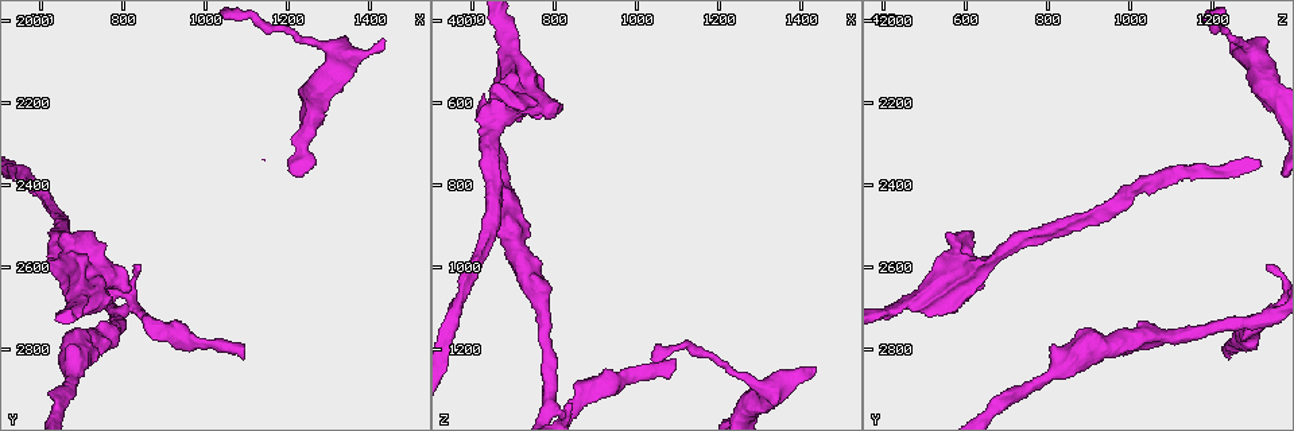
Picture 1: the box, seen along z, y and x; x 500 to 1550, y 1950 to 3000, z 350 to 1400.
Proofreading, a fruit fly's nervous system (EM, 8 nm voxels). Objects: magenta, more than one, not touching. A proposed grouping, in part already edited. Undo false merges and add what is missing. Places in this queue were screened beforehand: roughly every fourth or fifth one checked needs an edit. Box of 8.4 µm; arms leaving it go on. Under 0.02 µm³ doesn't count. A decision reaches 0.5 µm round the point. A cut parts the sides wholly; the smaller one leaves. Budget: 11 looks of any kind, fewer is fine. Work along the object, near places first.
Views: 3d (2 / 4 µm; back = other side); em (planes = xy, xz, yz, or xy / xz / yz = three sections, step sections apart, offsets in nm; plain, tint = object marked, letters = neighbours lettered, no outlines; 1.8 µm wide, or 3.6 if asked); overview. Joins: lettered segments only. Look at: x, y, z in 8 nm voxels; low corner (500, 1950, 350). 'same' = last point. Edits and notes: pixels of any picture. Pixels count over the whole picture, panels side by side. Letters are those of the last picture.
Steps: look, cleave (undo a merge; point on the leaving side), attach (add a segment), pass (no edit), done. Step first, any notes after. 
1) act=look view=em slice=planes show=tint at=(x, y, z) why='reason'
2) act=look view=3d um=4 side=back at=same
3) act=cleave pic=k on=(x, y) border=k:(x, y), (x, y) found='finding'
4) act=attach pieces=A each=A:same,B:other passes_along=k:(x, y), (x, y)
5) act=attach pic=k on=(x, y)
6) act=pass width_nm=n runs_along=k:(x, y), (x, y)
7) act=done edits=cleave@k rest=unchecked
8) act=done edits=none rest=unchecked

act=look view=3d um=4 at=(785, 2715, 1345) why='looks like a crossing'

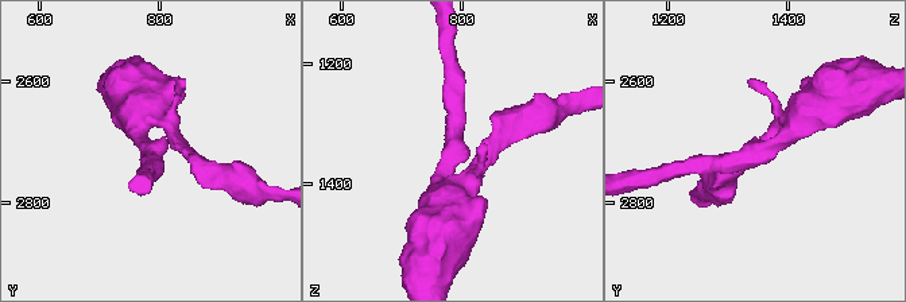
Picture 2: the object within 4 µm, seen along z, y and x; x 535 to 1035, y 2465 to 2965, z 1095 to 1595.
act=look view=em um=3.6 slice=planes show=letters at=(795, 2715, 1345) why='now the EM'

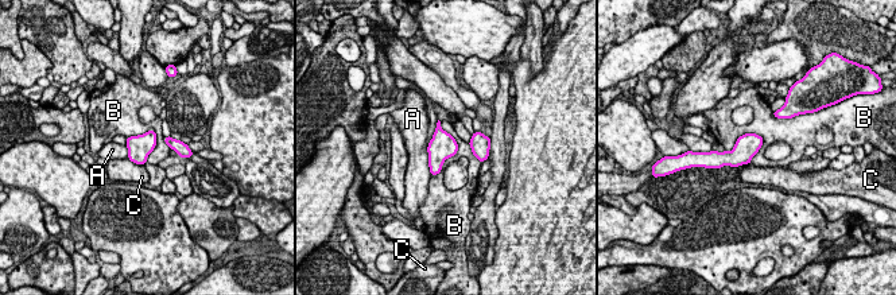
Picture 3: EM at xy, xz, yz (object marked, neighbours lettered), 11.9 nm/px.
act=pass each=A:other,B:other,C:other arms=4 border=3:(764, 140), (743, 134), (725, 151) found='all the same cell'

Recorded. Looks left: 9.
act=look view=em um=3.6 slice=yz step=16 show=tint at=(675, 2610, 620) why='branch point'

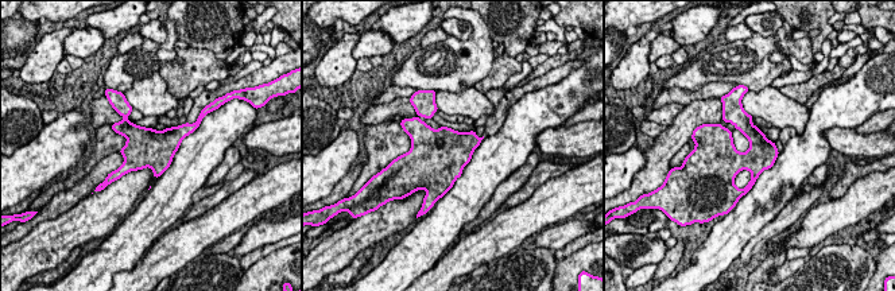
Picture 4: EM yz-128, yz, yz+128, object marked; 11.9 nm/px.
act=look view=em um=3.6 slice=yz step=16 show=letters at=same

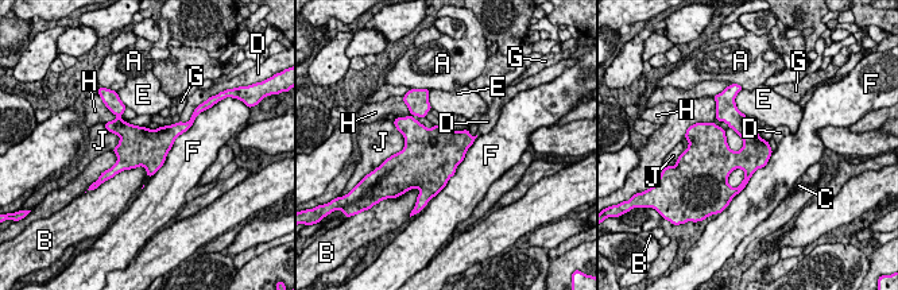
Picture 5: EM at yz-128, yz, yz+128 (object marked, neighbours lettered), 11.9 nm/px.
act=pass each=A:other,B:other,C:other,D:other,E:other,F:other,G:other,H:other,J:other border=5:(150, 176), (136, 166), (109, 180) found='one cell here'

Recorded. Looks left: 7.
act=look view=em um=3.6 slice=planes show=plain at=(1095, 2815, 1240)

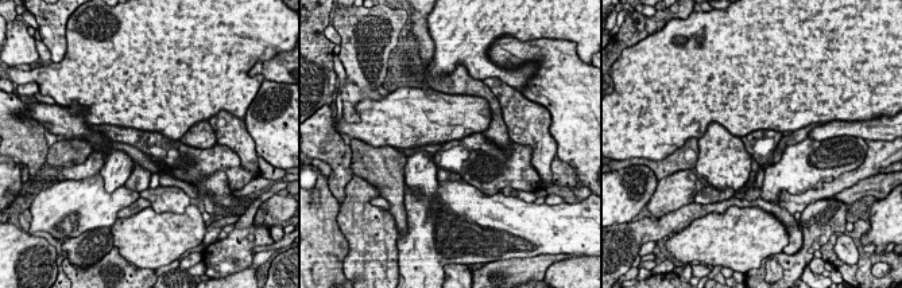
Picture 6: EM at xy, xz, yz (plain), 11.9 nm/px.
act=look view=em um=3.6 slice=planes show=letters at=same

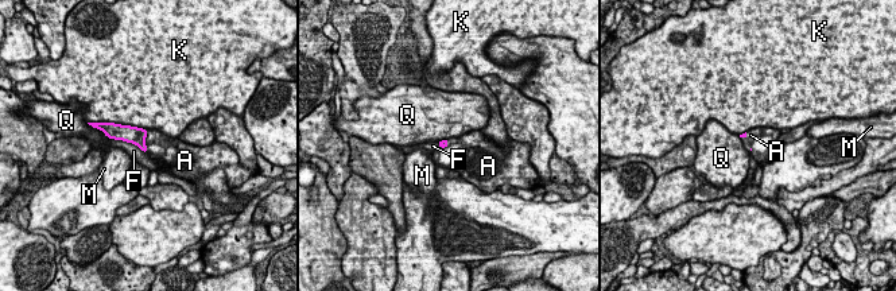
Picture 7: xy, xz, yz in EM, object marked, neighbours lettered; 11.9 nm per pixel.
act=attach pieces=A each=A:same,F:other,K:other,M:other,Q:other found='the cell continues'

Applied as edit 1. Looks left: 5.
act=look view=3d um=4 at=(1435, 2050, 1250) why='free end'

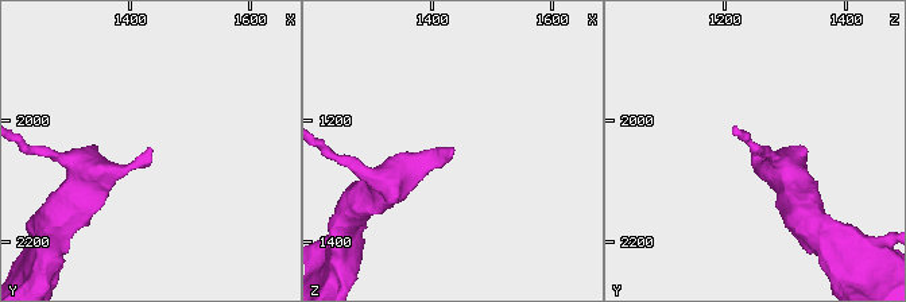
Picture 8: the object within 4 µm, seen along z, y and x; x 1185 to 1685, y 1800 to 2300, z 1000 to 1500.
act=look view=em slice=planes show=plain at=(1435, 2050, 1245)

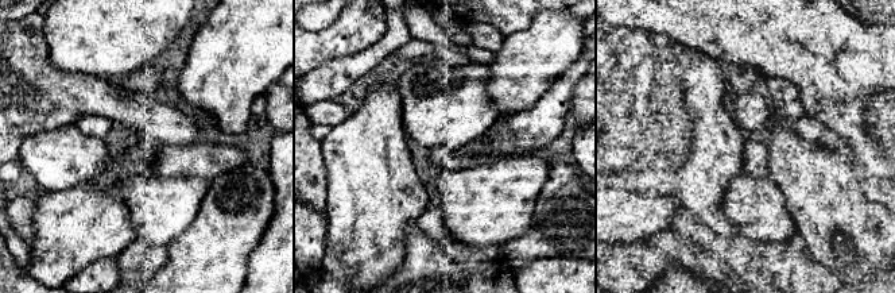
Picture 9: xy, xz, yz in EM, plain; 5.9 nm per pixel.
act=look view=em slice=planes show=letters at=same why='see the neighbours'

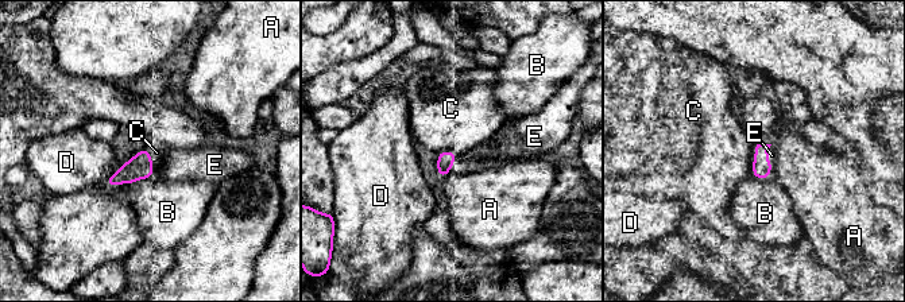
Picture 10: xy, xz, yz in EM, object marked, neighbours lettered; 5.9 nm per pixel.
act=attach pieces=E each=A:other,B:other,C:other,D:other,E:same found='it goes on there'

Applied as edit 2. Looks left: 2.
act=done edits=attach@7,attach@10 rest=unchecked

